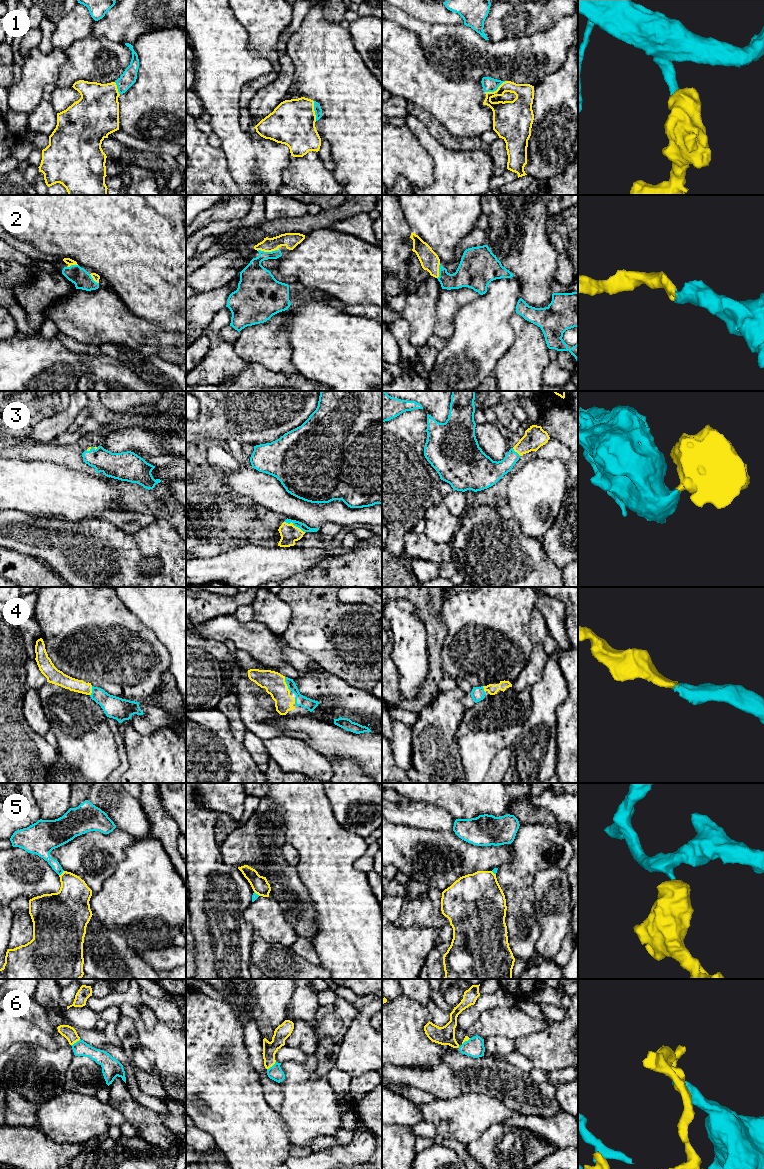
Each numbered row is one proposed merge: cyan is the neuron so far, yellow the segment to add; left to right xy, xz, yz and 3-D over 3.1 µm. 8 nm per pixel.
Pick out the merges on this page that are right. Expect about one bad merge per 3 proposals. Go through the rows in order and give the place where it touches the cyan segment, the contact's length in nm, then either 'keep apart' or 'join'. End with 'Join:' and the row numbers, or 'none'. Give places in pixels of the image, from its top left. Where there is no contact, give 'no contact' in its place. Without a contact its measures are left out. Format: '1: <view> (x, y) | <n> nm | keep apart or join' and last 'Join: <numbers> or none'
1: yz (495, 90) | 190 nm | join
2: xz (266, 252) | 160 nm | join
3: xz (295, 525) | 200 nm | join
4: xz (286, 683) | 120 nm | join
5: xy (61, 873) | 60 nm | keep apart
6: xz (272, 1066) | 100 nm | join
Join: 1, 2, 3, 4, 6

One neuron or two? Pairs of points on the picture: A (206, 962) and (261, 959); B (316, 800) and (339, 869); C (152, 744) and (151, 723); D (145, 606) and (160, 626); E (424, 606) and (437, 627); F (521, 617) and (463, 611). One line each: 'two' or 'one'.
A: two
B: one
C: two
D: one
E: one
F: one

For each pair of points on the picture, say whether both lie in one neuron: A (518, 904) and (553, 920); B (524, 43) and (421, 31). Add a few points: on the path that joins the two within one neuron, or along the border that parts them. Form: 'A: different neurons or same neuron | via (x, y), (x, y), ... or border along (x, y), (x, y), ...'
A: different neurons | border along (532, 889), (535, 895), (536, 919), (540, 935)
B: same neuron | via (498, 49), (476, 48), (461, 37), (447, 33)

